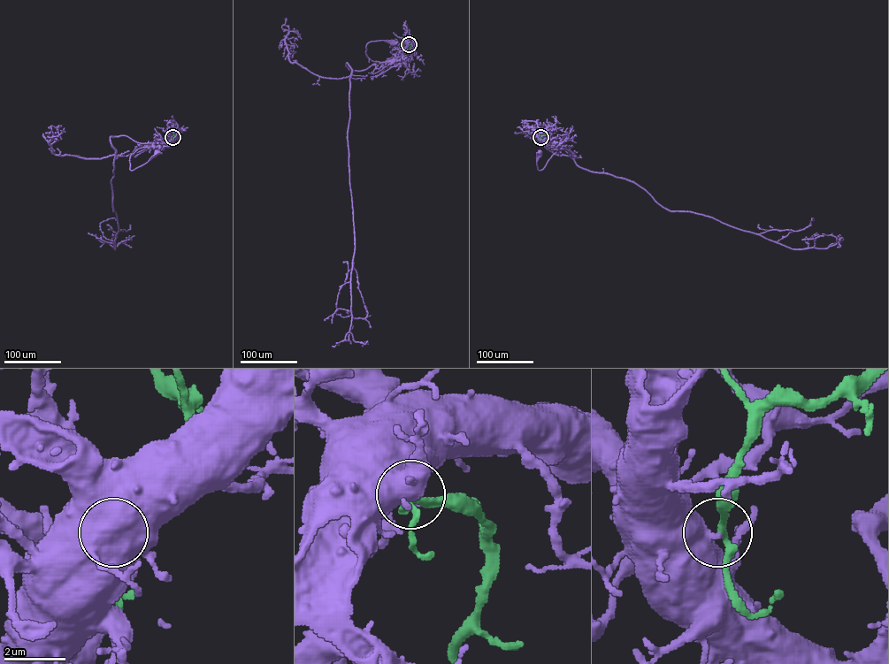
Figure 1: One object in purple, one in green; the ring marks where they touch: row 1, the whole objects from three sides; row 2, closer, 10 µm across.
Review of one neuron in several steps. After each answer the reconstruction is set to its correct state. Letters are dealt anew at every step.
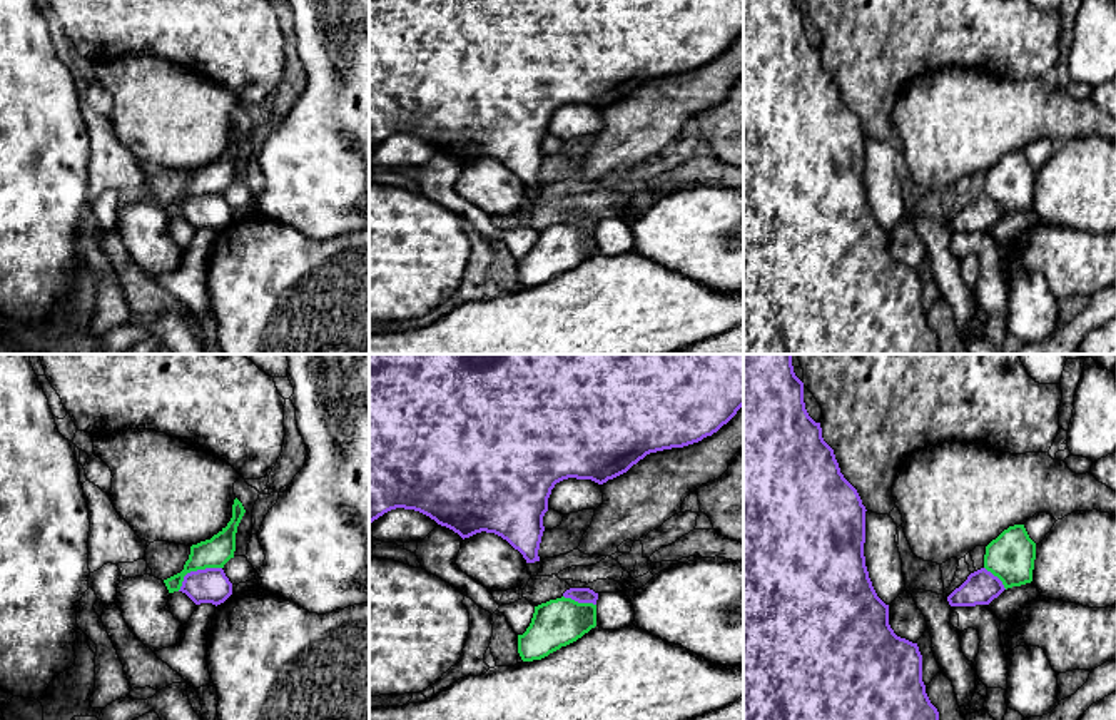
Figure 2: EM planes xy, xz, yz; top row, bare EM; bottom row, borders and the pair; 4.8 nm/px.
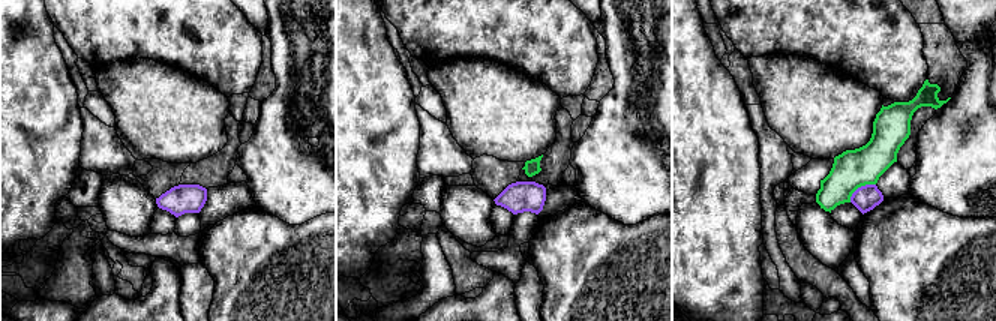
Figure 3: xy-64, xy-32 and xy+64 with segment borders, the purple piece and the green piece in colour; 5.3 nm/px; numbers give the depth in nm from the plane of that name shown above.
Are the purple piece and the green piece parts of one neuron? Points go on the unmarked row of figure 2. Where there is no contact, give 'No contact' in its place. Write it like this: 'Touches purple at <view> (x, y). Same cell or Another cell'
Touches purple at xy (197, 196). Another cell

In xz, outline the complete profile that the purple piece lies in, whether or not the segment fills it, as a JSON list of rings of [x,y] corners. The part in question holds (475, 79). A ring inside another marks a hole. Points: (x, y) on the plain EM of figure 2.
[[[369,0],[369,147],[373,149],[384,139],[396,134],[414,135],[429,142],[438,150],[453,155],[463,165],[481,157],[495,159],[503,165],[506,165],[515,175],[518,175],[526,185],[526,189],[535,189],[540,187],[538,175],[545,157],[543,142],[548,137],[548,124],[556,109],[568,104],[576,104],[576,105],[591,105],[598,110],[603,110],[608,105],[613,105],[626,99],[633,90],[637,90],[650,79],[672,75],[672,74],[683,74],[698,68],[707,62],[712,62],[723,50],[727,50],[742,32],[743,32],[743,0]]]

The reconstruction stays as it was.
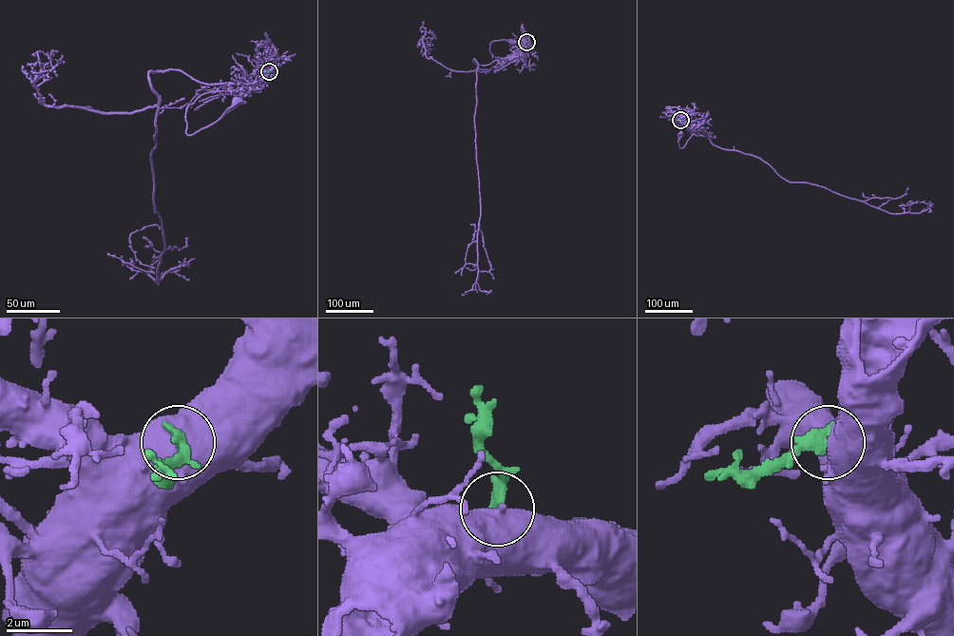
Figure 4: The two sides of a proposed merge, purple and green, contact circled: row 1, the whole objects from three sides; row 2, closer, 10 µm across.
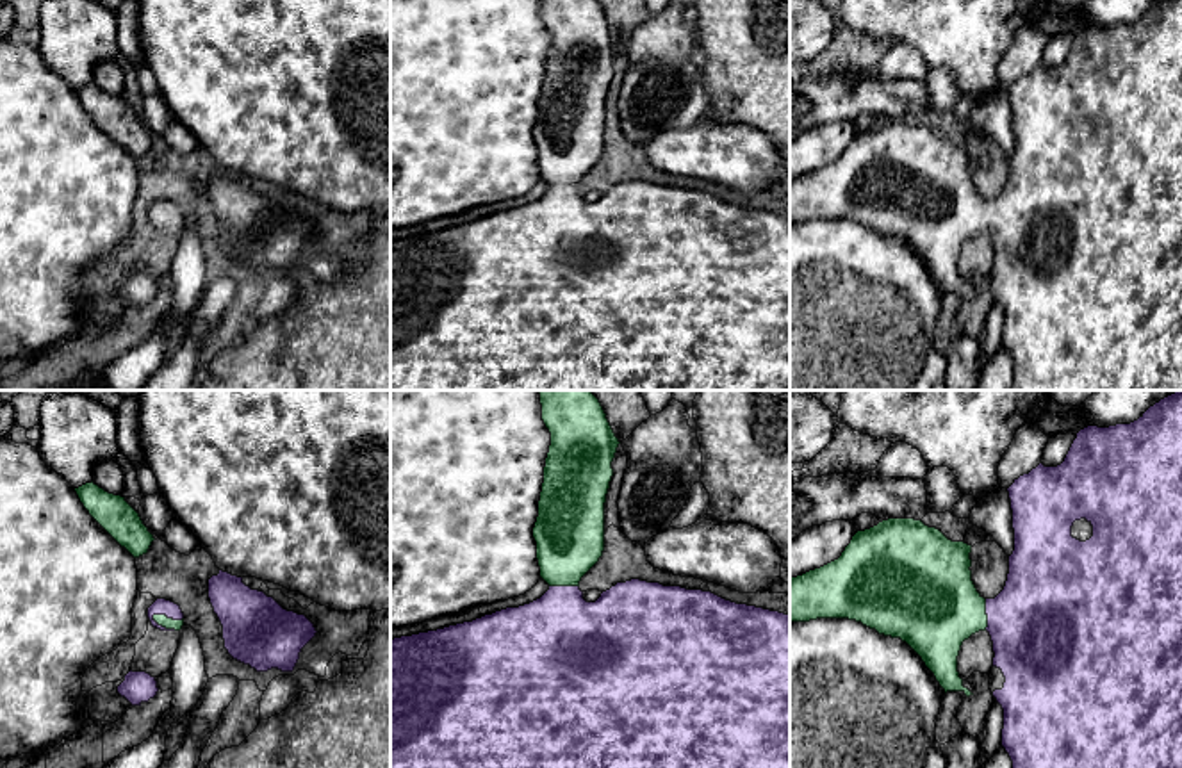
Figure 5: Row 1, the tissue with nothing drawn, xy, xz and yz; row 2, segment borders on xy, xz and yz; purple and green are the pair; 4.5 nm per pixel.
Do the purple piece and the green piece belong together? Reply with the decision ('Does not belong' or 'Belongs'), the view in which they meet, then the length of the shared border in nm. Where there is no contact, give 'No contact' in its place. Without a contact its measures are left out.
Belongs. Touches purple in xy. Shared border 140 nm

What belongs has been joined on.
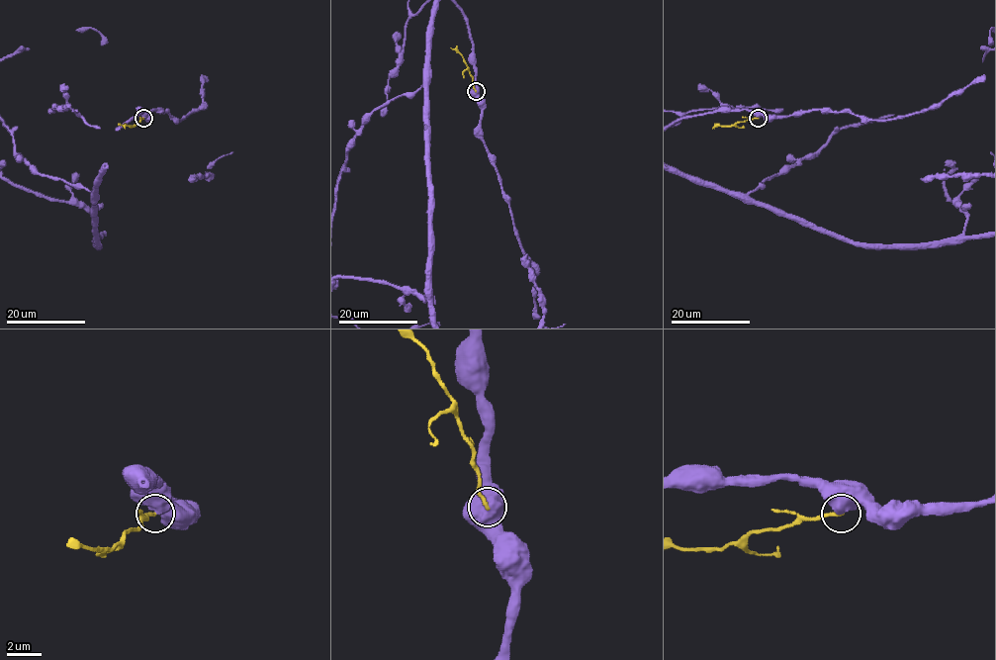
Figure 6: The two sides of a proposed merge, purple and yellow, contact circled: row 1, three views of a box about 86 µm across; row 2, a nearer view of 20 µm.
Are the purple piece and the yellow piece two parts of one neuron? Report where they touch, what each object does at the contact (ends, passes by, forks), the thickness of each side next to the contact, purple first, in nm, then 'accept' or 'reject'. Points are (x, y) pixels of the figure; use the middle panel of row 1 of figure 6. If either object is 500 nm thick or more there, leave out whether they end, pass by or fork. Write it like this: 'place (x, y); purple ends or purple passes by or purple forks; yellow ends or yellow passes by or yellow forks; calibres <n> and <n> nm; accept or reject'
place (476, 91); calibres 950 and 190 nm; reject

